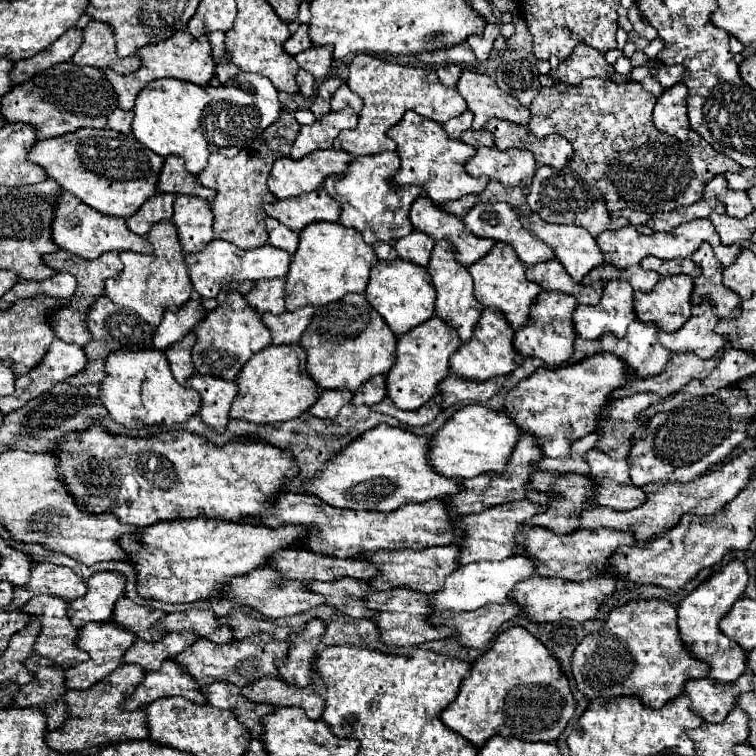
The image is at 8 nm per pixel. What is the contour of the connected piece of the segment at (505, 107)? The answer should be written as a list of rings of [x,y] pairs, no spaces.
[[[463,70],[455,88],[475,116],[473,130],[481,130],[491,118],[503,118],[517,124],[529,122],[529,110],[511,94],[503,92],[487,74]]]

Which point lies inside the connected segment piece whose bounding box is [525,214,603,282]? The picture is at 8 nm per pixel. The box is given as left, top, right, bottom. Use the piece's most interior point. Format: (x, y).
(575, 248)

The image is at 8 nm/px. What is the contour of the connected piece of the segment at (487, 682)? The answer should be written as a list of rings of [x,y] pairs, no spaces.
[[[525,628],[501,632],[481,658],[473,662],[471,676],[461,682],[455,702],[441,712],[441,722],[481,748],[491,736],[513,736],[527,742],[555,742],[577,708],[569,680],[557,658]]]

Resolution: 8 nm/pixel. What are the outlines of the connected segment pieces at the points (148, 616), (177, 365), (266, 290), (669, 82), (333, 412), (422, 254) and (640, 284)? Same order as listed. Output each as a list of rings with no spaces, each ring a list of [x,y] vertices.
[[[123,596],[115,604],[113,620],[119,622],[121,626],[125,626],[125,628],[131,628],[131,626],[151,628],[163,614],[165,614],[163,610],[153,610],[149,606],[139,606],[133,600],[129,600],[129,598]]]
[[[189,332],[183,340],[179,340],[177,344],[173,344],[165,350],[165,356],[171,364],[171,372],[181,386],[185,386],[187,380],[193,376],[193,364],[191,364],[193,344],[195,344],[195,334]]]
[[[285,278],[259,280],[251,288],[251,292],[245,296],[245,300],[259,314],[263,314],[263,312],[281,314],[281,312],[285,312],[285,306],[283,306],[283,286],[285,286]]]
[[[675,64],[675,66],[661,66],[659,70],[651,70],[651,74],[661,82],[663,88],[671,88],[679,82],[683,82],[685,76],[685,66],[683,64]]]
[[[323,390],[321,396],[317,398],[317,402],[311,406],[311,414],[317,418],[337,418],[339,410],[349,404],[353,398],[353,394],[349,390]]]
[[[415,230],[409,236],[395,240],[393,248],[399,254],[399,258],[415,262],[417,266],[427,266],[431,250],[433,250],[433,240],[427,234]]]
[[[629,266],[625,270],[619,270],[619,278],[627,280],[633,286],[633,290],[651,292],[653,286],[659,282],[661,274],[657,274],[653,270],[643,270],[641,266]]]

